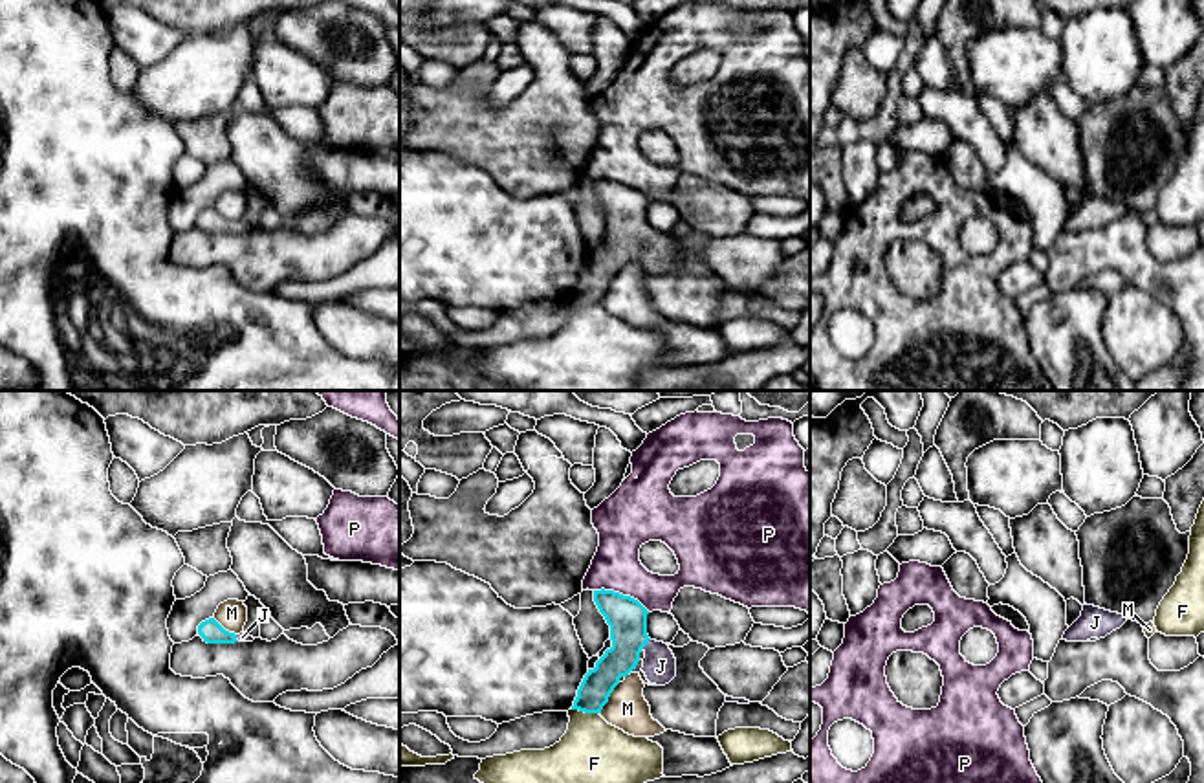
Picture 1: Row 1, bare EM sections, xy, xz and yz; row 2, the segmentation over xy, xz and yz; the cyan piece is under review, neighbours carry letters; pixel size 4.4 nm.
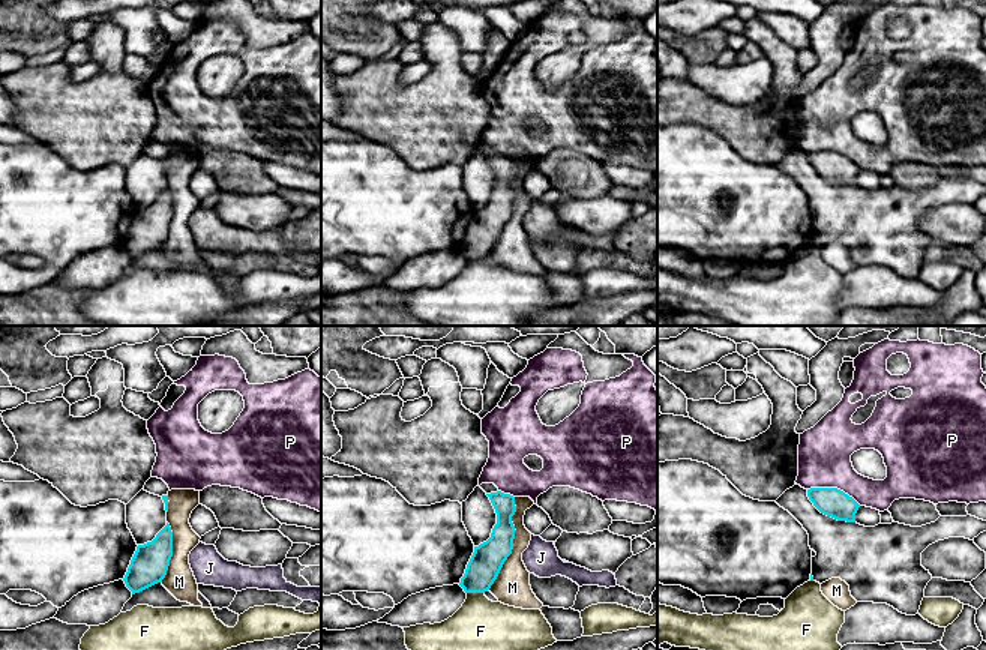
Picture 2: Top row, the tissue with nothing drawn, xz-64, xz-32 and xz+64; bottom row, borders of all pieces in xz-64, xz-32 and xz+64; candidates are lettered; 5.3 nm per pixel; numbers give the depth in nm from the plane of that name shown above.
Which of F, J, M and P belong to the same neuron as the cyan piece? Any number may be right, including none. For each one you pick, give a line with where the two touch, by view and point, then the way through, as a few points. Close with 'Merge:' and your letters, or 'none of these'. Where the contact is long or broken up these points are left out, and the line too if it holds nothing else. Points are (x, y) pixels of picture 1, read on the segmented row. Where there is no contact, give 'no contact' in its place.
J: xz (645, 644) | across xz (627, 618), (629, 628), (645, 644), (658, 657), (660, 666)
Merge: J

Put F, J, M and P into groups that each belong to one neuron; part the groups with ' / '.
F / J / M / P

